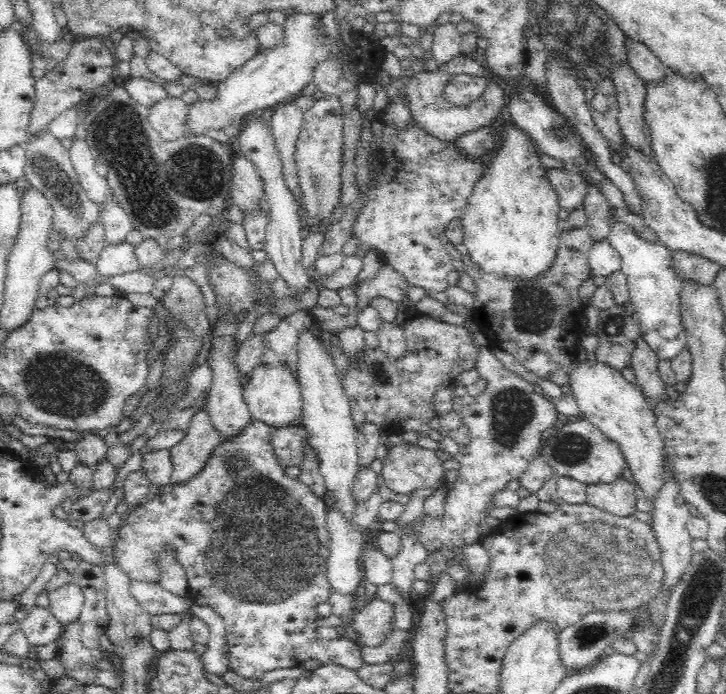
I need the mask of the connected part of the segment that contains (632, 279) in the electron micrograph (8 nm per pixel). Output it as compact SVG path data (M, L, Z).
M612 222L608 237L621 254L621 270L627 277L629 301L635 308L633 319L639 324L641 335L659 359L674 358L687 346L687 338L681 321L680 292L683 286L674 273L672 253L660 241L650 243L632 235L622 222Z

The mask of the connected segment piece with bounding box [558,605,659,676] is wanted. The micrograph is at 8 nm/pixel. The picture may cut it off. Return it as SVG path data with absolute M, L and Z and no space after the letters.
M642 605L631 611L592 611L577 624L559 632L558 655L567 676L570 673L584 672L584 669L592 668L592 665L597 664L605 656L605 649L610 647L615 639L630 639L638 651L647 655L657 650L659 633L652 628L646 610L648 607Z

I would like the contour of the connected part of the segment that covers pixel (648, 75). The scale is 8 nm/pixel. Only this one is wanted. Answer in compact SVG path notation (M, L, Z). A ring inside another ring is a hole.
M628 39L626 42L628 49L628 63L638 78L648 83L658 84L666 76L666 65L644 44Z

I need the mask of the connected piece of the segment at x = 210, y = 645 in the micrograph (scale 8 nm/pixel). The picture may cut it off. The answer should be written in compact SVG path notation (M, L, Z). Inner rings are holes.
M194 604L190 611L203 626L206 625L210 634L205 641L206 651L201 654L205 670L220 677L229 671L227 633L223 619L208 606Z

